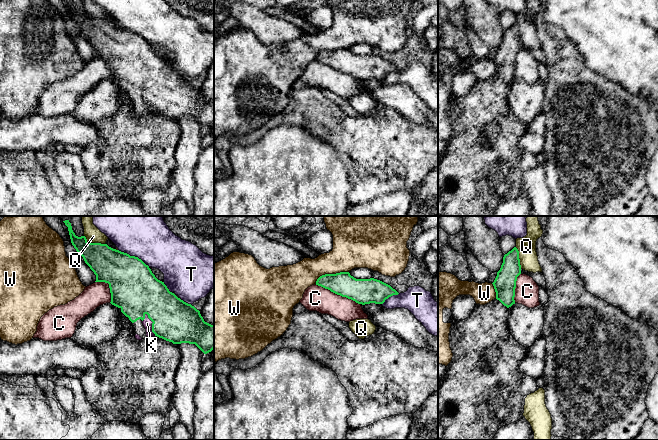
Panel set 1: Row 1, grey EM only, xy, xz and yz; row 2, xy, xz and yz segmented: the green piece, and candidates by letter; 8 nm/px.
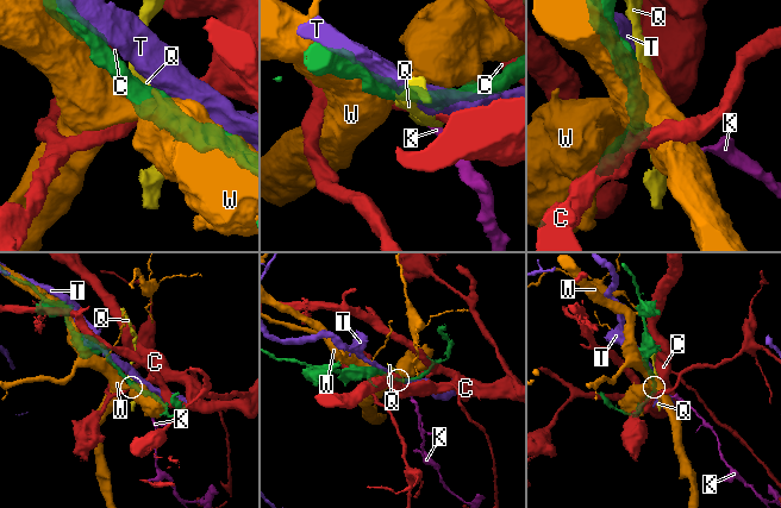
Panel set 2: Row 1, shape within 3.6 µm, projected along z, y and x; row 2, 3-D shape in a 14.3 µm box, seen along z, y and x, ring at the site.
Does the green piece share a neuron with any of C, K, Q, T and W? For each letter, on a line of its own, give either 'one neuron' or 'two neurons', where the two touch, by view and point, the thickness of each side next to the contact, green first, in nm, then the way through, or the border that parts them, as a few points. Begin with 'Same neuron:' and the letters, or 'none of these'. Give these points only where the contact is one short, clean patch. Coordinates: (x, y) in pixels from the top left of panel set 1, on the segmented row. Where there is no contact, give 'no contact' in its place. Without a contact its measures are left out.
Same neuron: K
C: two neurons; meets green in xz at (338, 294); 200 nm thick on the green side, 200 nm on the other
K: one neuron; meets green in xy at (152, 324); 340 nm thick on the green side, 80 nm on the other; runs through xy (174, 320), (156, 320), (152, 324), (147, 323)
Q: two neurons; meets green in xy at (93, 243); 280 nm thick on the green side, 130 nm on the other
T: two neurons; meets green in xy at (134, 256); 380 nm thick on the green side, 460 nm on the other
W: two neurons; meets green in xz at (330, 274); 190 nm thick on the green side, 280 nm on the other

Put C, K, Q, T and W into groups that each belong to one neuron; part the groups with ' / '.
C / K / Q / T / W

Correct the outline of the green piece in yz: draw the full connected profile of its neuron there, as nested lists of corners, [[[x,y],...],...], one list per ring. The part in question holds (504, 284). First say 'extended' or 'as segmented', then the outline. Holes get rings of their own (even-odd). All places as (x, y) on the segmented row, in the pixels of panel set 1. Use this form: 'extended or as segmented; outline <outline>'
as segmented; outline [[[514,247],[503,257],[503,263],[492,283],[496,299],[507,308],[515,304],[515,288],[517,277],[521,274],[519,251]]]

